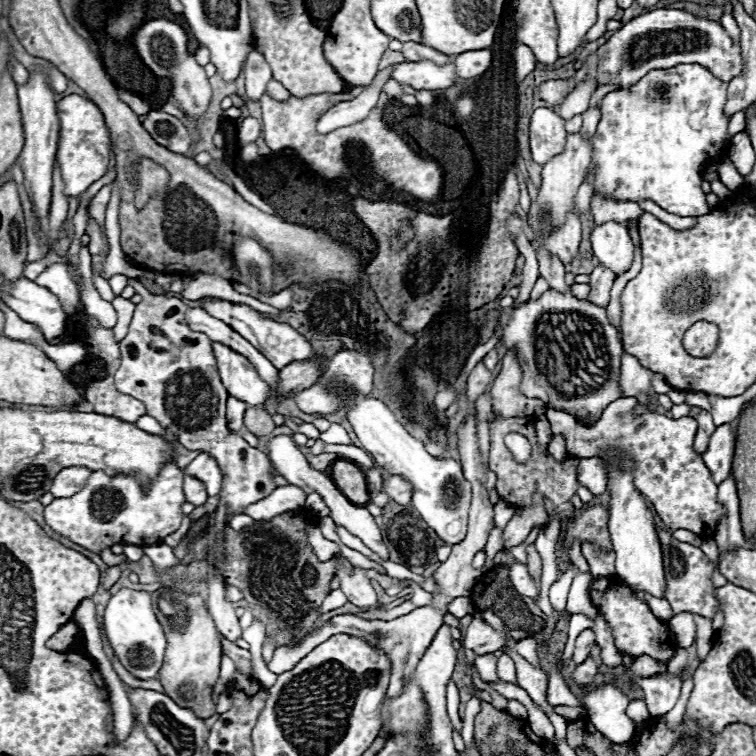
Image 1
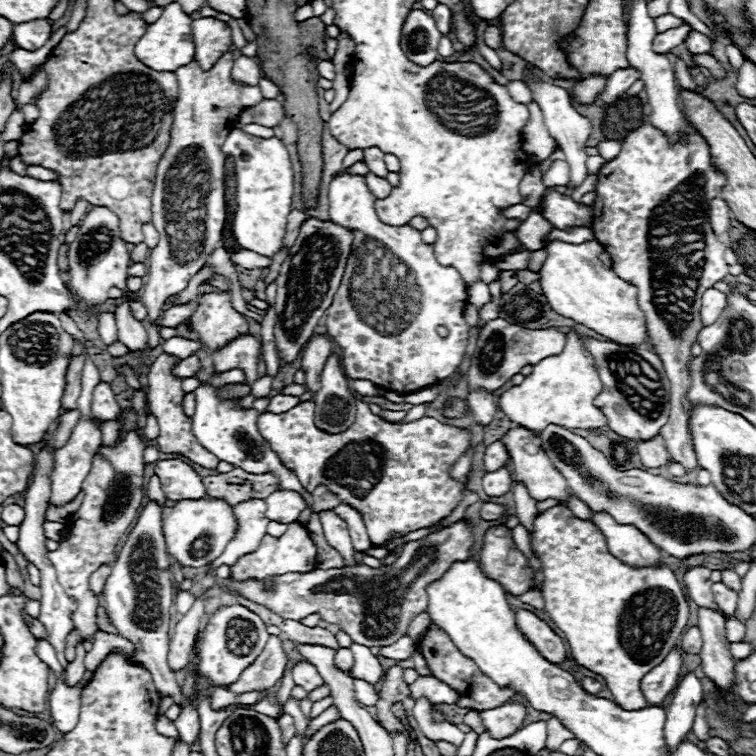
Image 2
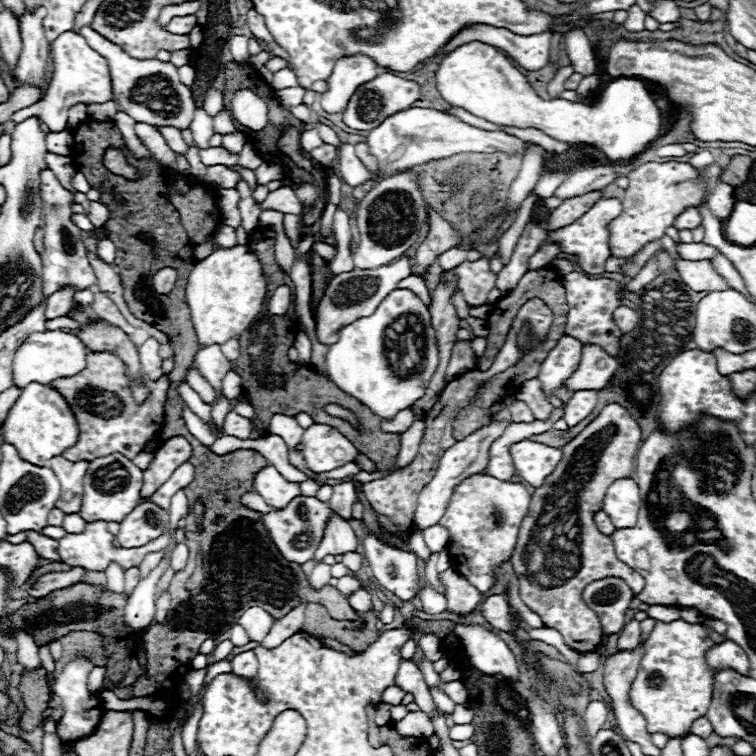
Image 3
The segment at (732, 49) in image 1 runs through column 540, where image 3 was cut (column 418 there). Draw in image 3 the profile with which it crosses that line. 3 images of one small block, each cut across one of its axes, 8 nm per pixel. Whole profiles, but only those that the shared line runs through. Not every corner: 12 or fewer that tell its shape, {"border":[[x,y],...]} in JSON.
{"border":[[386,72],[362,84],[344,122],[372,130],[420,98],[420,84]]}

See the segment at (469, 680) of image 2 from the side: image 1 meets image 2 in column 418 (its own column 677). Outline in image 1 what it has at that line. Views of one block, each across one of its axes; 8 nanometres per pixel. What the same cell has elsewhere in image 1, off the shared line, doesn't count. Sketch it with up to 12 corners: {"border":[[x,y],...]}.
{"border":[[616,574],[592,580],[590,600],[620,654],[670,662],[668,624]]}

